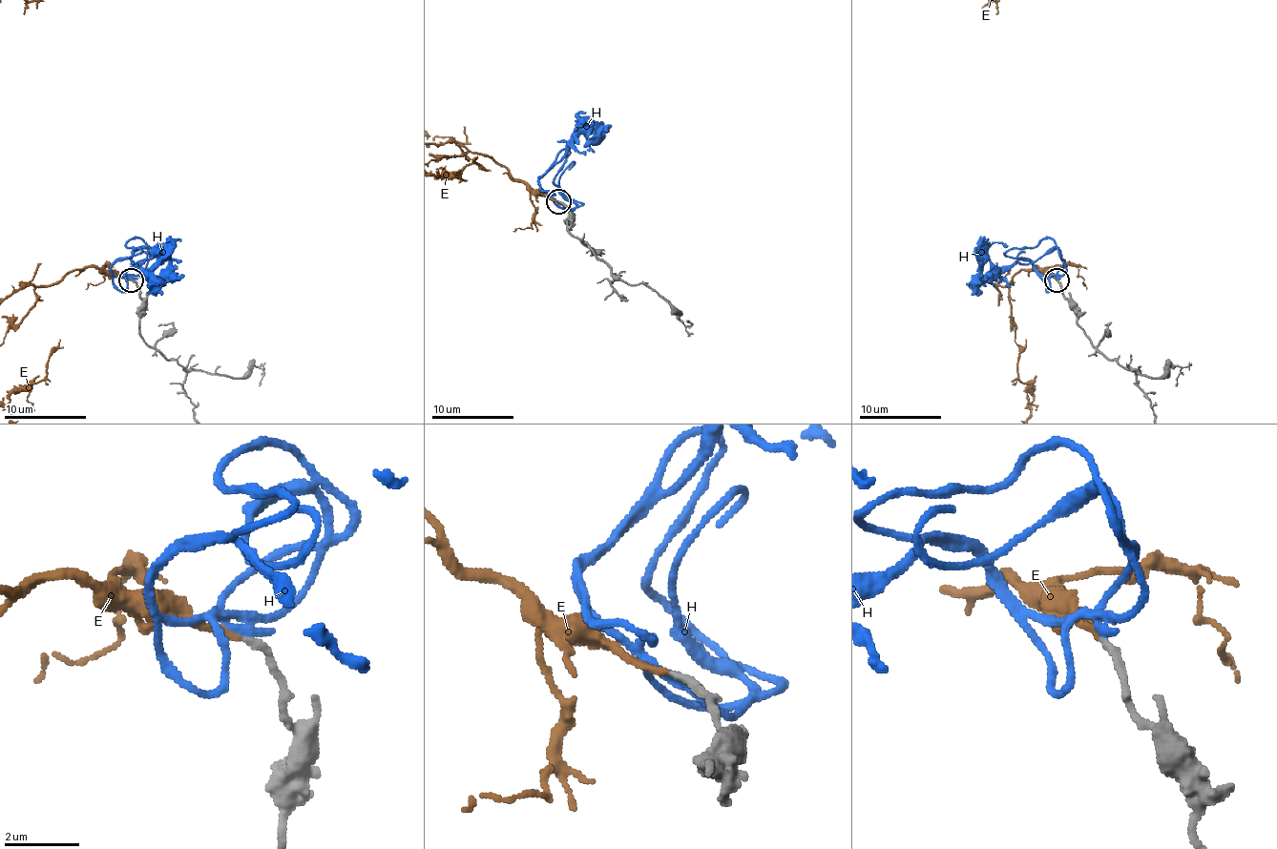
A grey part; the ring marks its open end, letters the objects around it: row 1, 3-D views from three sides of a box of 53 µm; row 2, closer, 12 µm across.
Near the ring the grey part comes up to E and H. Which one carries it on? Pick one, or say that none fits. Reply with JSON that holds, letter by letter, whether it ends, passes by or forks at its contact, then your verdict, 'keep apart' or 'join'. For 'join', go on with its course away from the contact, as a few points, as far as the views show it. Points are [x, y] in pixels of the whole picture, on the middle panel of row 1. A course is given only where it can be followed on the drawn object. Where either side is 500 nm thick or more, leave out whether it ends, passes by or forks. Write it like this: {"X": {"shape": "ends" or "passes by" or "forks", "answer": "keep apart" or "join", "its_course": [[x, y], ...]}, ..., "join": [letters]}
{"E": {"shape": "ends", "answer": "join"}, "H": {"shape": "passes by", "answer": "keep apart"}, "join": ["E"]}

